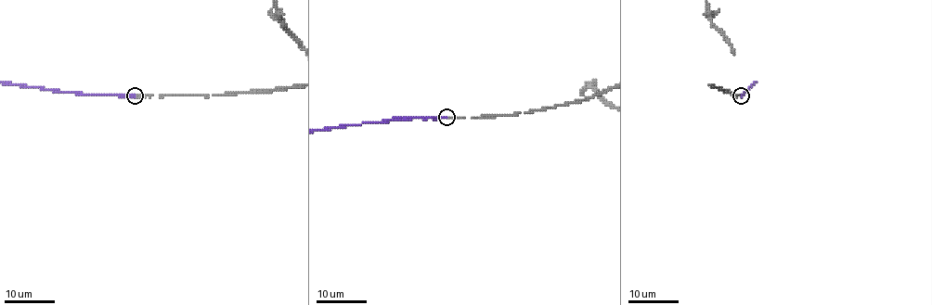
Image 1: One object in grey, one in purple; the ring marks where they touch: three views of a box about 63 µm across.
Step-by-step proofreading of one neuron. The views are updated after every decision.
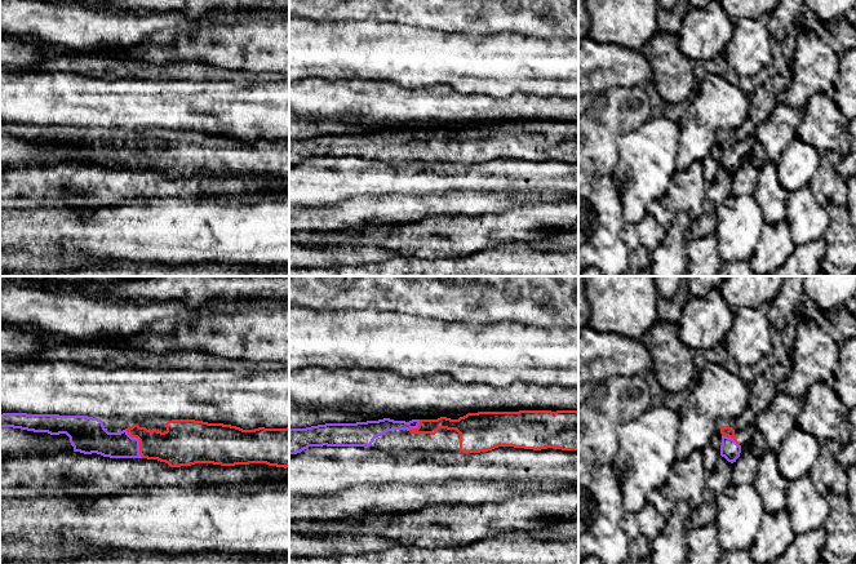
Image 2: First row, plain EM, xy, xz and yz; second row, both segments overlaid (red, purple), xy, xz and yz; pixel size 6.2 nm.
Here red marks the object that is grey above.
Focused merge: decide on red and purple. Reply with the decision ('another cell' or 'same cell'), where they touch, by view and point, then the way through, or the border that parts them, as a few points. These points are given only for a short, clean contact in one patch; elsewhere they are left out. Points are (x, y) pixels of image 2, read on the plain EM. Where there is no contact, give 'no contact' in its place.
same cell; meets red in xy at (140, 152); runs through xy (180, 156), (156, 156), (140, 152), (120, 155)

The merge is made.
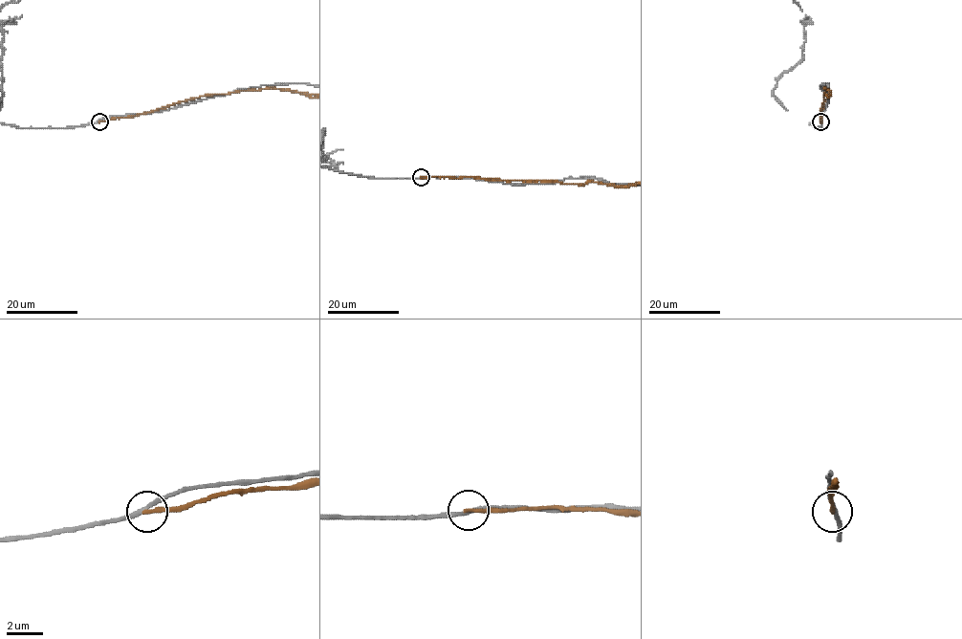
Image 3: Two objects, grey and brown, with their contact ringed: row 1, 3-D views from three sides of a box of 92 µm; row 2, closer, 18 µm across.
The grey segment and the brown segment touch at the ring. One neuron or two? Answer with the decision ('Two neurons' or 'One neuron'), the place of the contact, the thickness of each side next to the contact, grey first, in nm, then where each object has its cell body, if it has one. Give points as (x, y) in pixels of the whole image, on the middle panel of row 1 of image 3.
Two neurons. Place: (421, 177). Thickness 220 nm (grey) against 190 nm. Soma of grey: none. Soma of brown: none

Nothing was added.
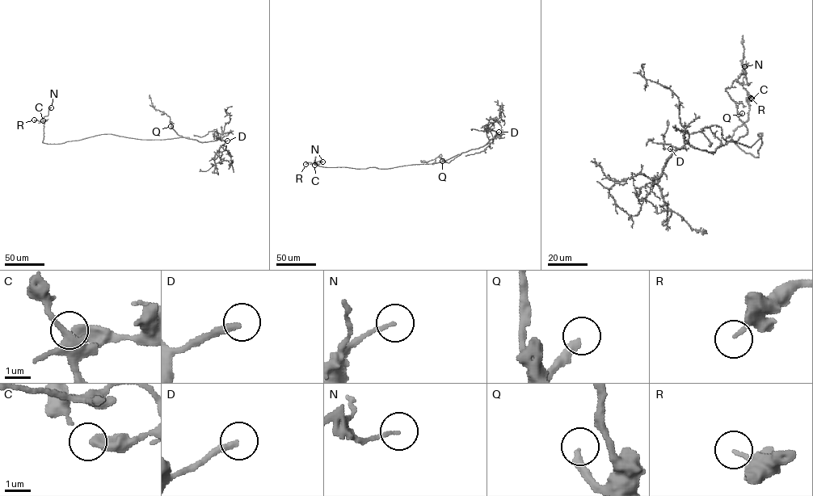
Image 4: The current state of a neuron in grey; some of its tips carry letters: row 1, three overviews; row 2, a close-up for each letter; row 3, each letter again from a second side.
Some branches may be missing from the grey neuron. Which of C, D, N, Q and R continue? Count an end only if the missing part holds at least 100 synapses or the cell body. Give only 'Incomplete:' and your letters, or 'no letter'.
Incomplete: D, Q

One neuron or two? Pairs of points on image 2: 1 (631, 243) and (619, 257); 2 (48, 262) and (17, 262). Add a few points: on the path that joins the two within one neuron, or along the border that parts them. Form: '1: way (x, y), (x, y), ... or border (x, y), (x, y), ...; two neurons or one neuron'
1: border (625, 222), (621, 230), (621, 239), (629, 248); two neurons
2: way (40, 262), (25, 262); one neuron

